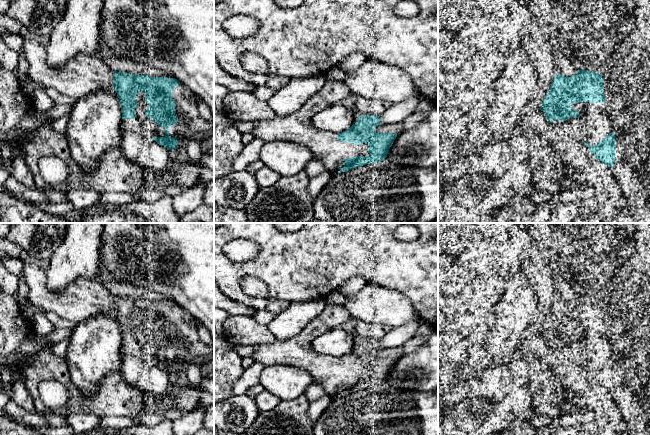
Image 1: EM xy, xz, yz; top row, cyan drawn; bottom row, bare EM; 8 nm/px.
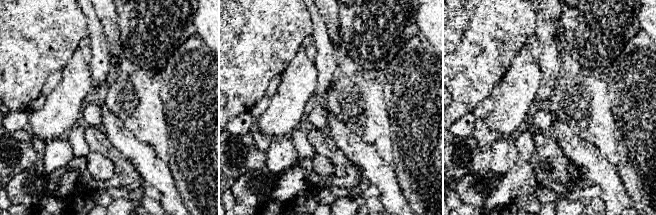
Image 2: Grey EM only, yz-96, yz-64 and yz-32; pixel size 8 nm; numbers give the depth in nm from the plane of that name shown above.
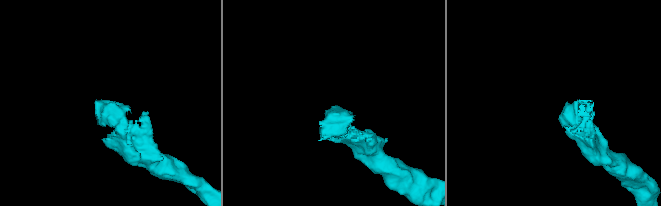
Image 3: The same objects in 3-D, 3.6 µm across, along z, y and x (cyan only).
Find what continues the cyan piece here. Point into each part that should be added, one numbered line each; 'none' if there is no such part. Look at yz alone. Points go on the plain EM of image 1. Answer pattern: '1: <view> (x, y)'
1: yz (593, 349)

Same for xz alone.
1: xz (297, 351)

